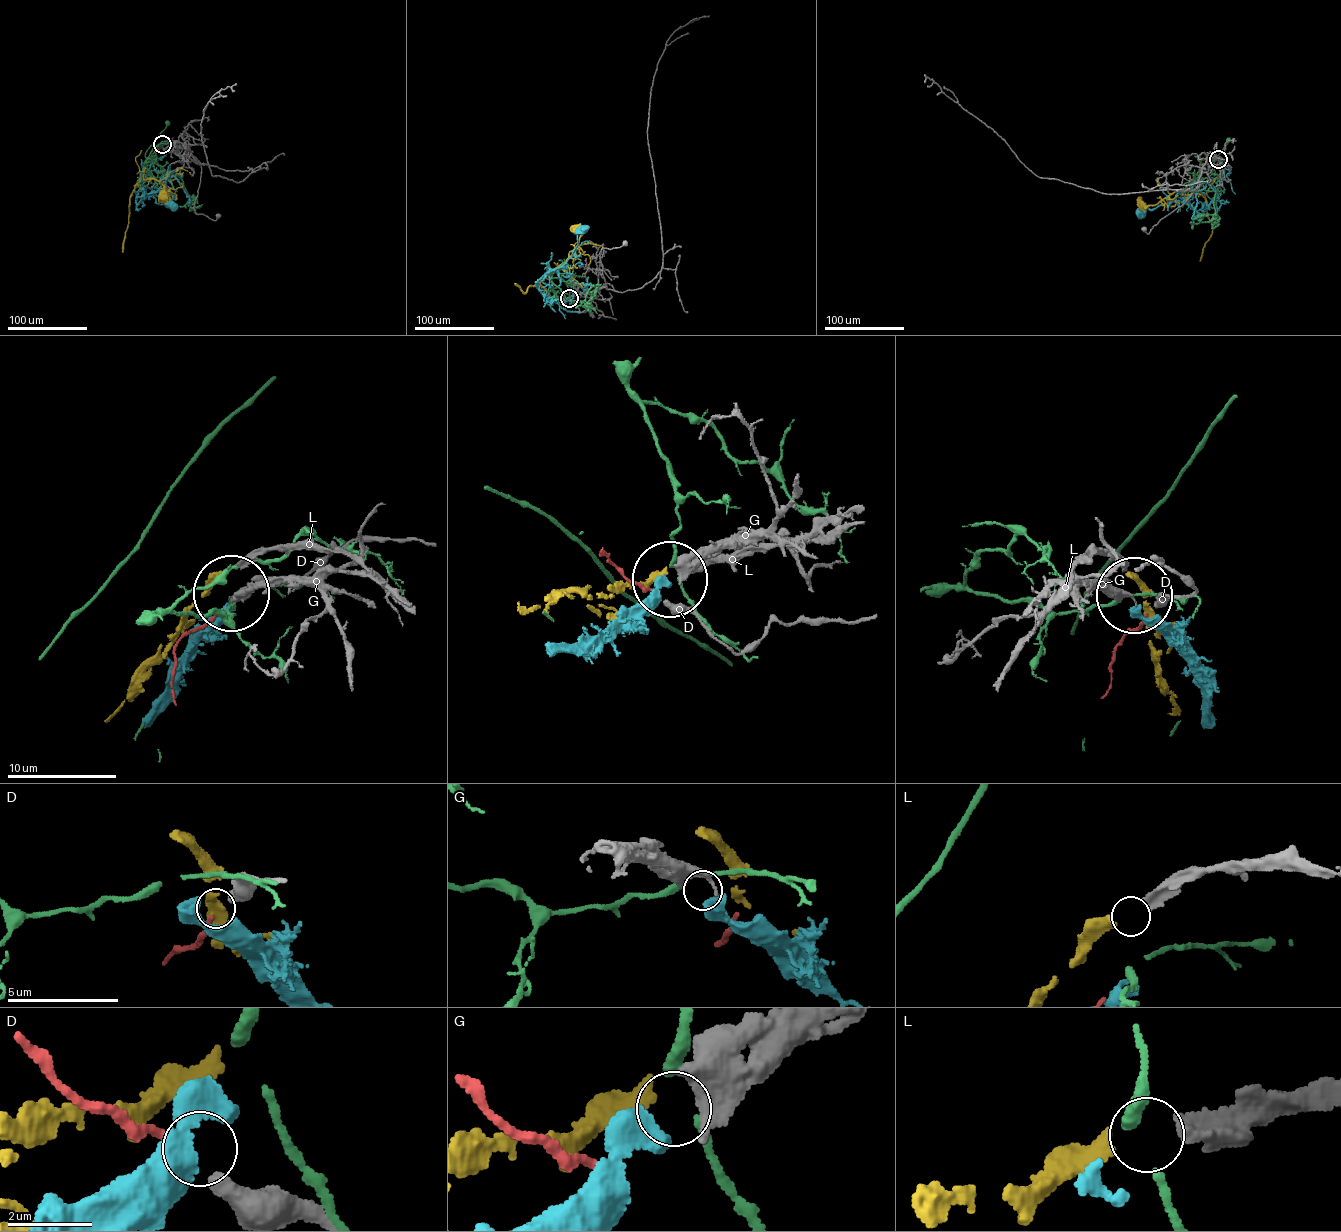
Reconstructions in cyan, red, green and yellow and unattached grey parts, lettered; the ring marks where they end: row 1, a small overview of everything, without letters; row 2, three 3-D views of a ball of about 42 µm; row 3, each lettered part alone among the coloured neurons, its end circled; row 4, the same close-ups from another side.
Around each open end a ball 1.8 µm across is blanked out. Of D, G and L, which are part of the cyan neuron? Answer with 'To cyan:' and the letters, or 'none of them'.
To cyan: G

